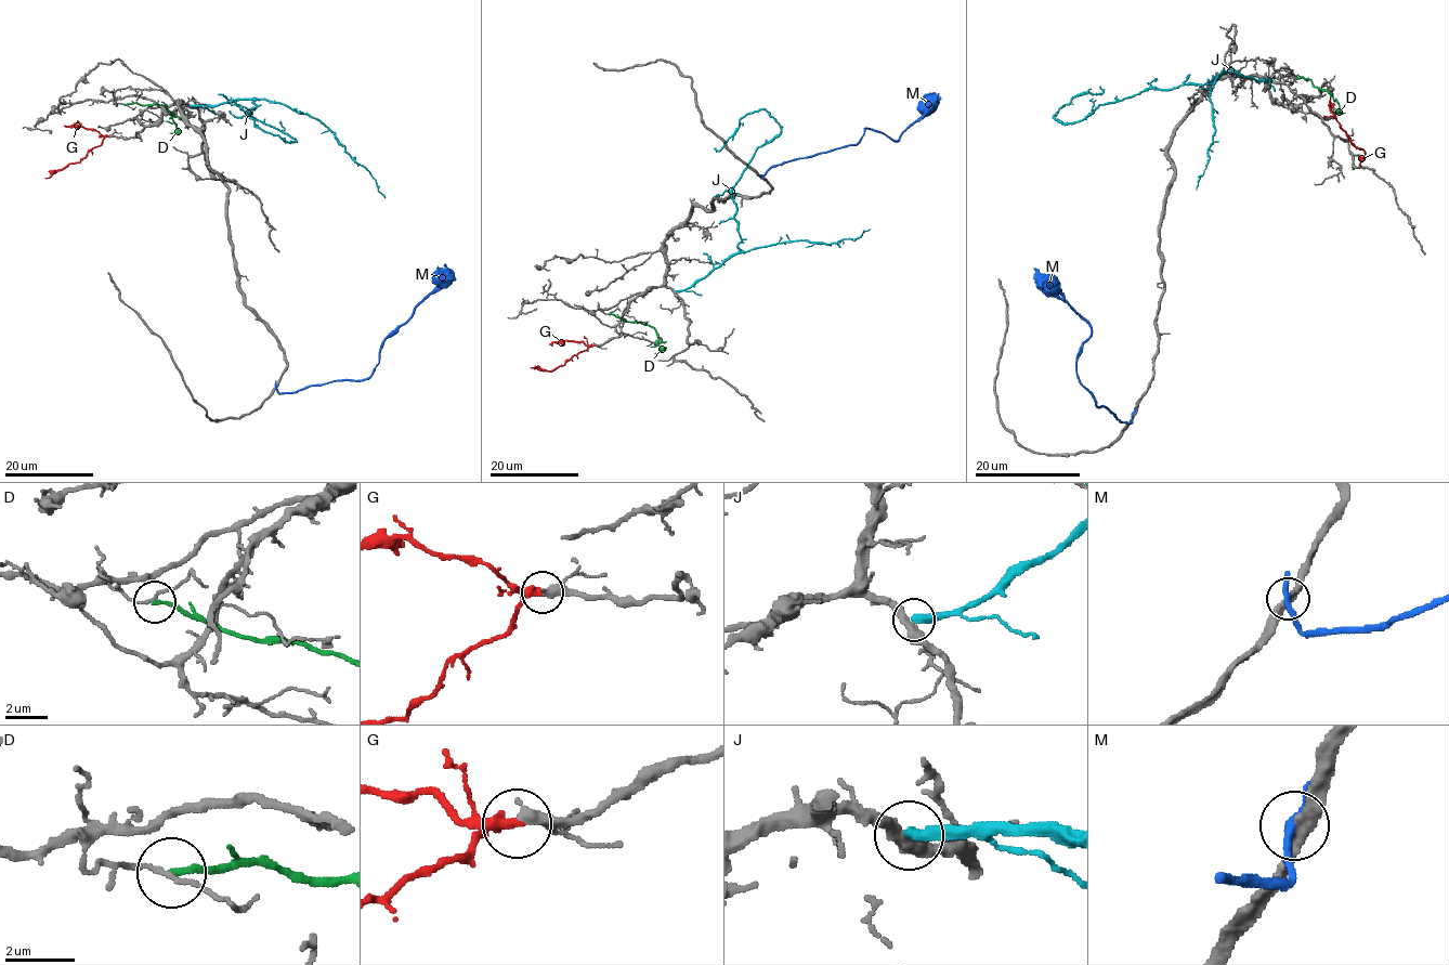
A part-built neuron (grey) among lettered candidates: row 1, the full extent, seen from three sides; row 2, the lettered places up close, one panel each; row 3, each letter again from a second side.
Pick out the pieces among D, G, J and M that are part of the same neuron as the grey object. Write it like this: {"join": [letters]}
{"join": ["G"]}

